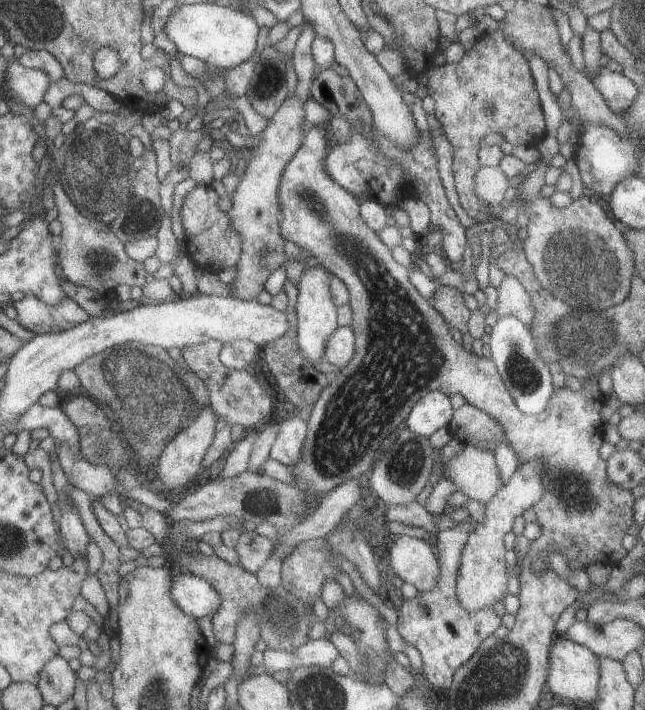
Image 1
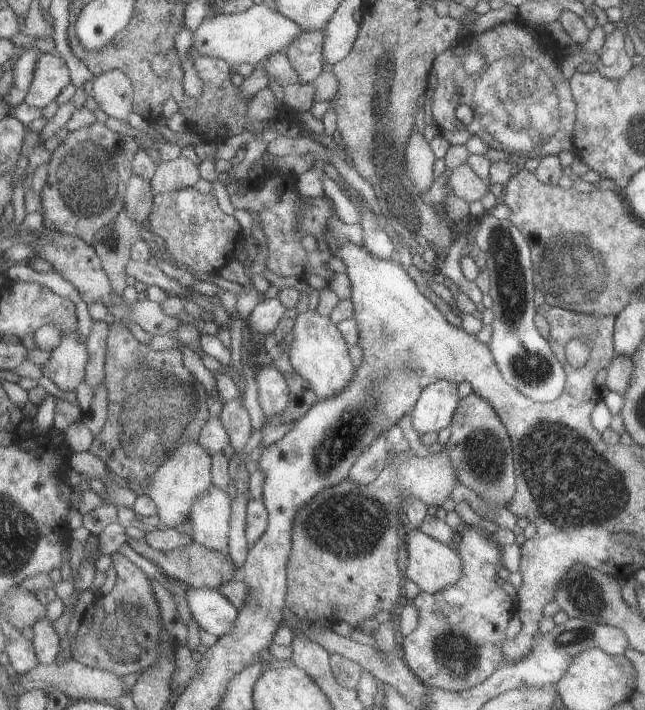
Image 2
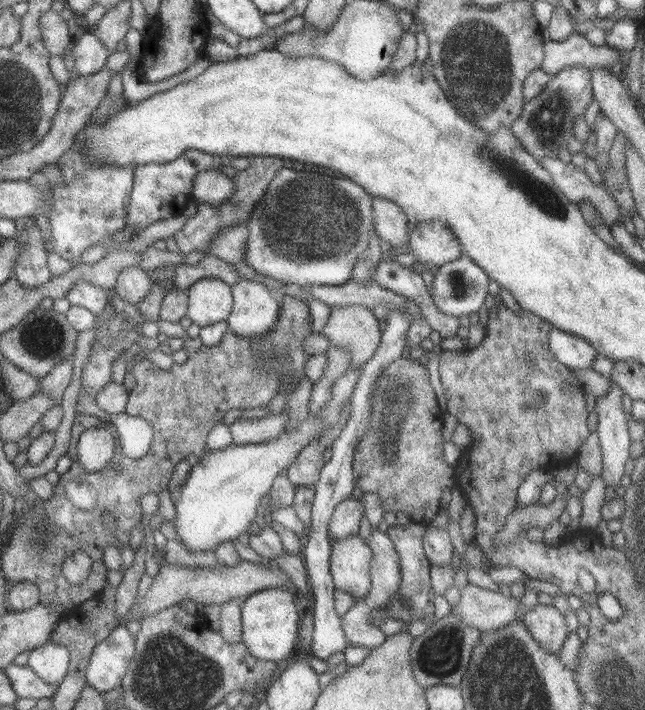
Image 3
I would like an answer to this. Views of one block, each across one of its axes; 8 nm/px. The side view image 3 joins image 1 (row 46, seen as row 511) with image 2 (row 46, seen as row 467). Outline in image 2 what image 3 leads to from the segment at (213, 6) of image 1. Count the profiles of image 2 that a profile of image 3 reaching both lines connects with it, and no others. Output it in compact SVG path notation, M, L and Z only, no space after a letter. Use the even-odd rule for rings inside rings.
M263 2L240 14L217 13L207 17L198 32L193 33L192 46L195 54L224 59L232 65L256 66L288 48L302 31L298 23Z

